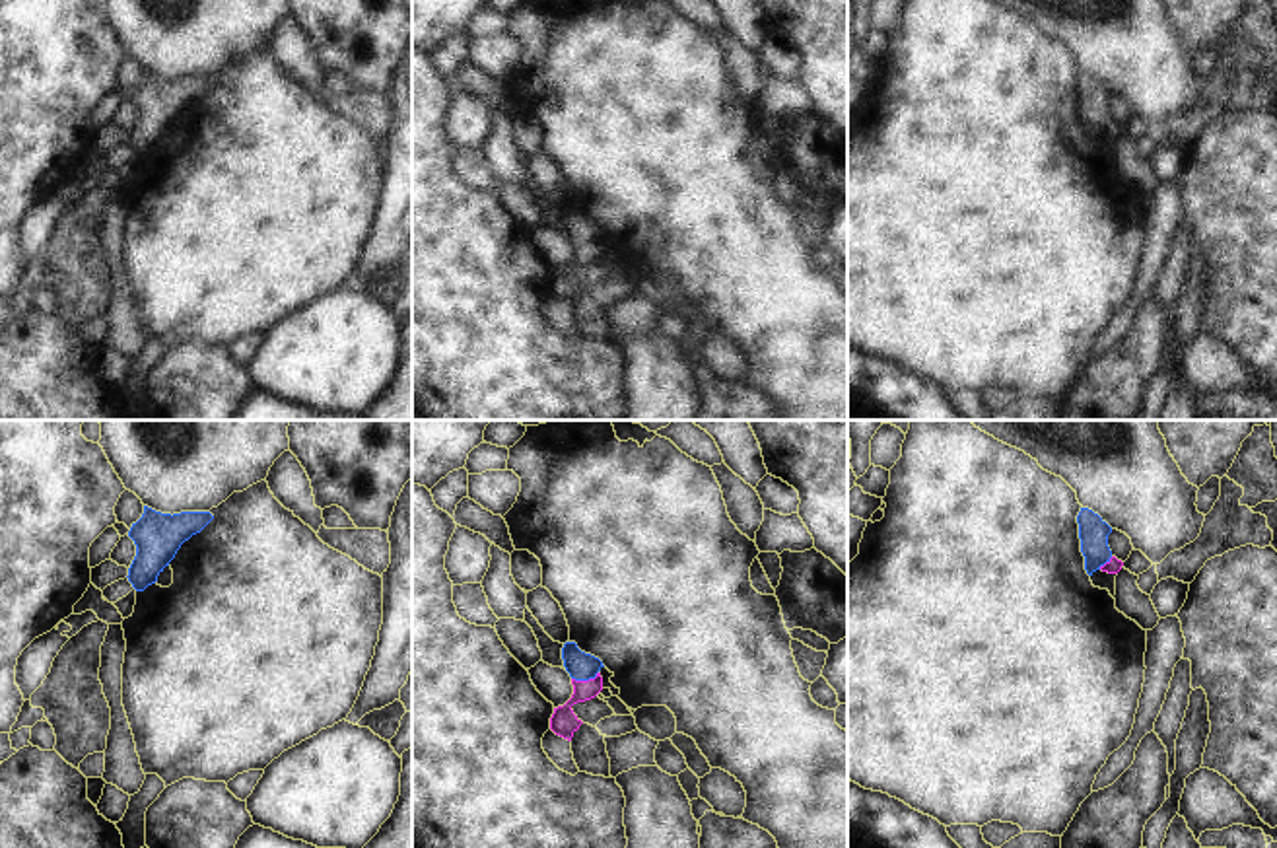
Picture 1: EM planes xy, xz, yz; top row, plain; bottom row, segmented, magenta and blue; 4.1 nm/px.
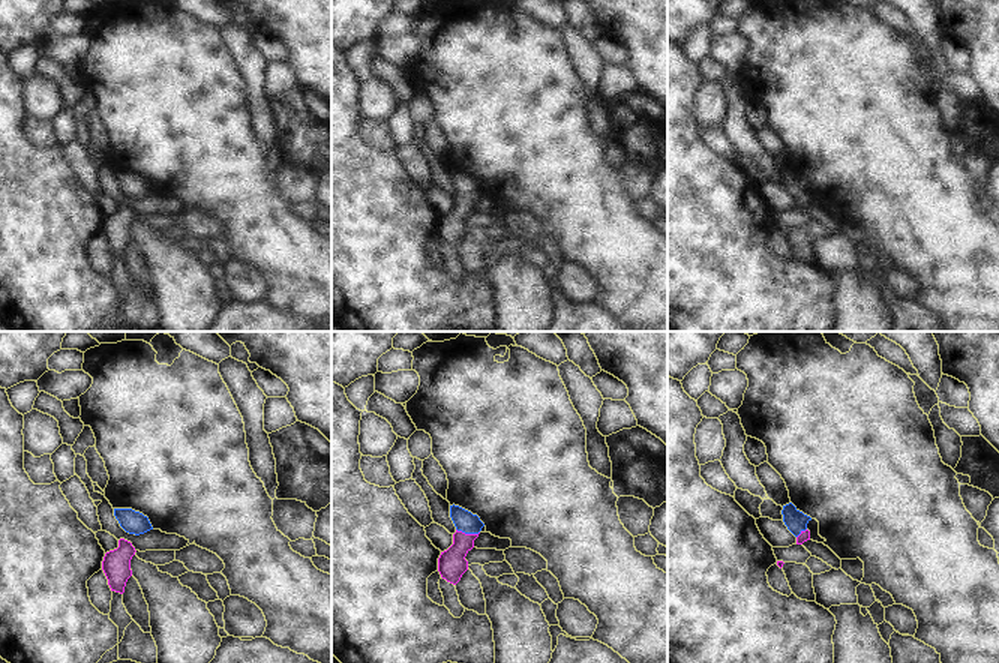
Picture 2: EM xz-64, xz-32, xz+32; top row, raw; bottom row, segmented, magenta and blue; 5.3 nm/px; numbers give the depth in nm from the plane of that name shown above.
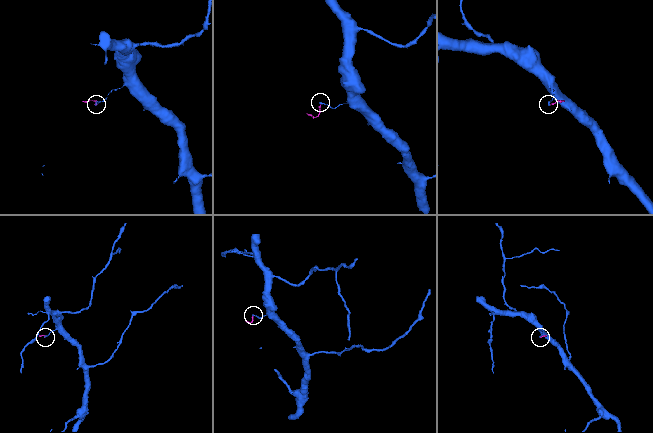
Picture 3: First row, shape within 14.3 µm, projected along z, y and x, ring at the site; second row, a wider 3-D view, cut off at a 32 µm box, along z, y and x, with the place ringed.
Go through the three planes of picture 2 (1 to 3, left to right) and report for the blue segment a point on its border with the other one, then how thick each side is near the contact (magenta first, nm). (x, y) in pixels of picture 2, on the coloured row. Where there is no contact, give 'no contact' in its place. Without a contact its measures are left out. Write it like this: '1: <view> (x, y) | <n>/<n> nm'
1: no contact
2: xz-32 (468, 534) | 160/120 nm
3: xz+32 (801, 533) | 60/120 nm

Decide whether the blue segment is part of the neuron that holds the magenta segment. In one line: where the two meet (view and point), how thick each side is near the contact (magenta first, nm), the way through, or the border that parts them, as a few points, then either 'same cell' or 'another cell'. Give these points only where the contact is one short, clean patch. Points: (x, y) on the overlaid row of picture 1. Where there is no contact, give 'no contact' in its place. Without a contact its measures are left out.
xz (586, 681) | 110/120 nm | across xz (564, 722), (566, 706), (586, 681), (582, 666) | same cell

